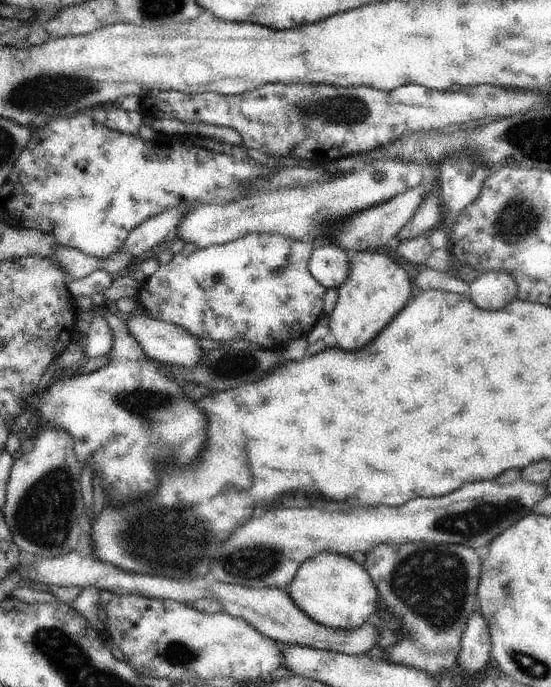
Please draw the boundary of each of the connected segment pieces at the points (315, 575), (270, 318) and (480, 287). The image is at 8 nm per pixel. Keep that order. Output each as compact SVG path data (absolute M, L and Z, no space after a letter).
M328 551L303 562L287 591L296 606L314 622L335 629L360 627L378 606L378 589L365 567L352 557Z
M254 233L232 242L198 248L186 244L168 264L141 283L139 302L152 318L182 326L182 330L194 338L210 338L214 342L235 342L258 344L274 350L288 346L296 338L306 337L323 316L322 308L326 288L310 272L308 262L316 244L303 239L293 239L280 234Z
M485 271L470 284L470 300L478 308L500 310L518 296L516 280L502 271Z

